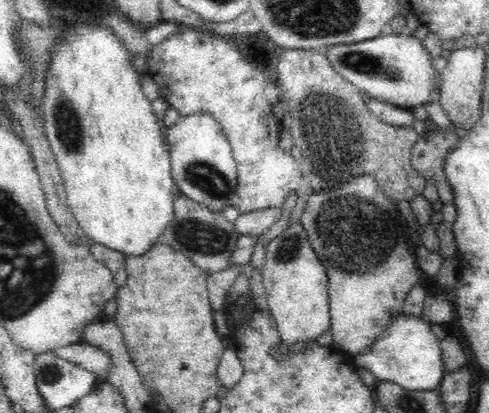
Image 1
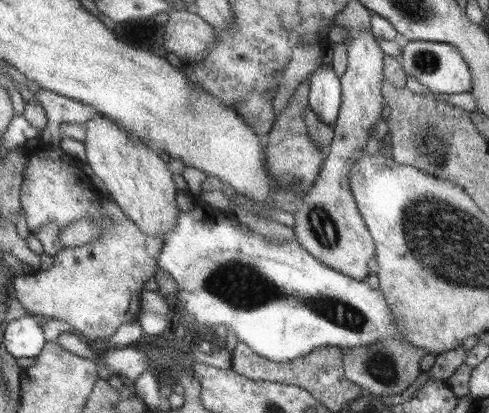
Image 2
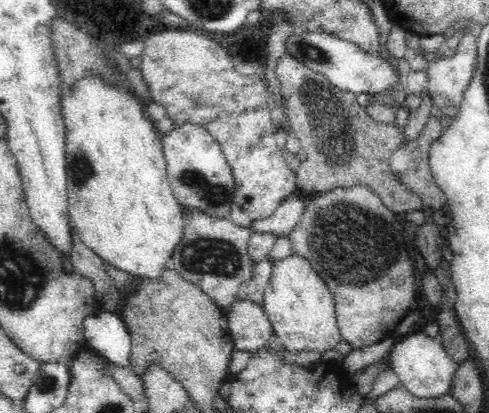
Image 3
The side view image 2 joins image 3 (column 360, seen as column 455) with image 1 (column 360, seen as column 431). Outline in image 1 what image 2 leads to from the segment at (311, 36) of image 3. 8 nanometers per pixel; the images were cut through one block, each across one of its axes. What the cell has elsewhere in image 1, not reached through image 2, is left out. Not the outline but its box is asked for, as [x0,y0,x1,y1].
[324,32,440,108]

